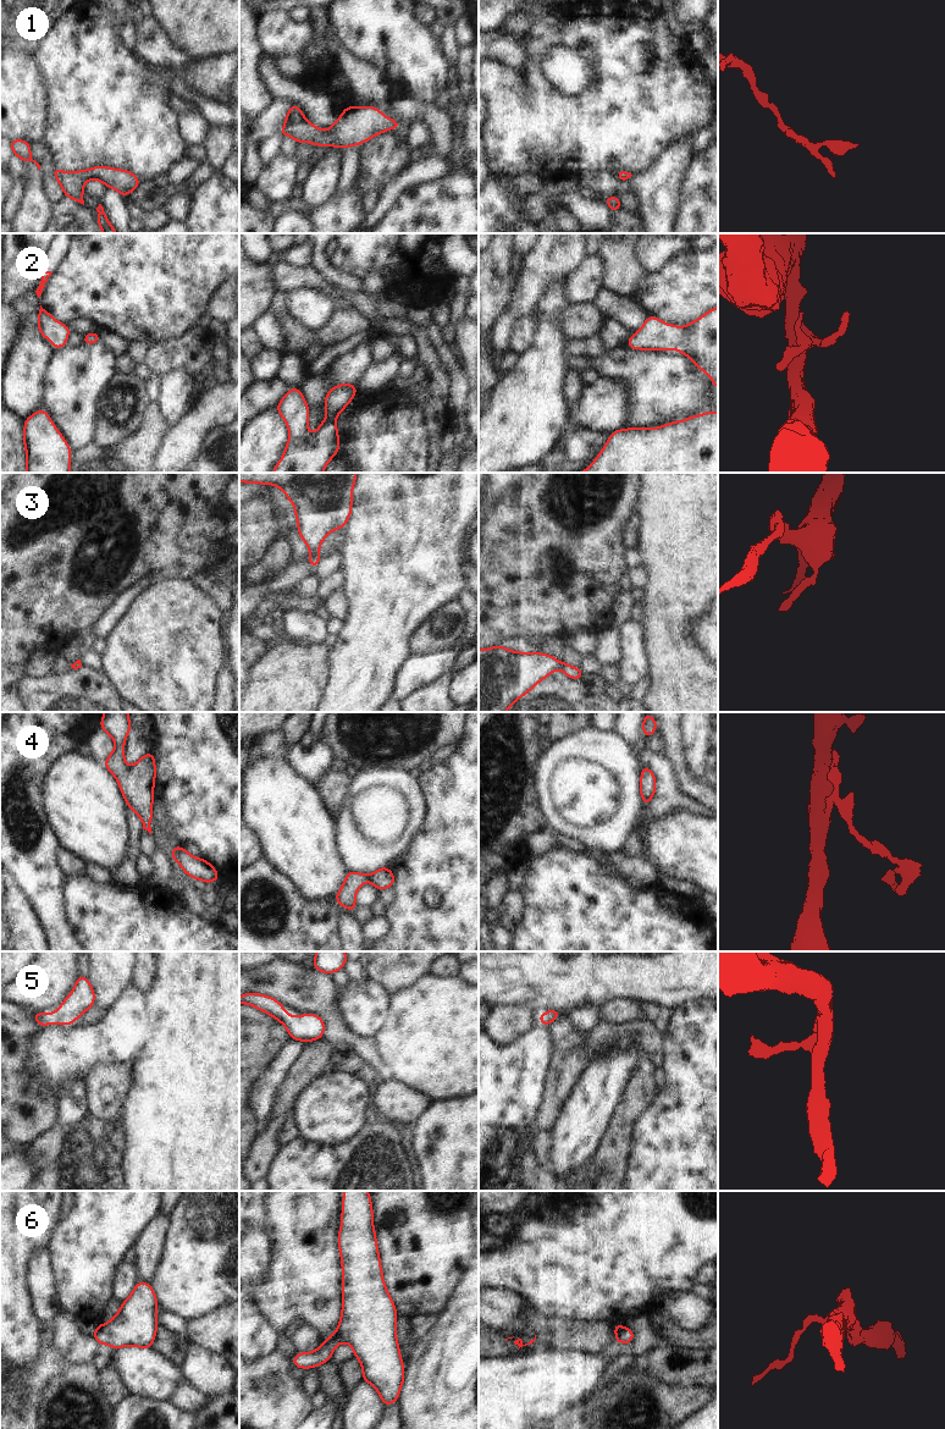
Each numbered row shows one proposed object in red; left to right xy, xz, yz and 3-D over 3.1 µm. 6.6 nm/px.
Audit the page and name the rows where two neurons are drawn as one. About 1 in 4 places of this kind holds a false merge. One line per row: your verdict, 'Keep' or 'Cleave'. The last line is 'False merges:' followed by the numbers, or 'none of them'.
1: Keep
2: Keep
3: Keep
4: Keep
5: Keep
6: Keep
False merges: none of them.

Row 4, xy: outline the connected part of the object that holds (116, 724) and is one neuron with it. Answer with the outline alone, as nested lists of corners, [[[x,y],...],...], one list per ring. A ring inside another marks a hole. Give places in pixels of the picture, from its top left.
[[[104,712],[100,728],[116,743],[114,751],[103,763],[116,777],[127,806],[134,810],[140,817],[143,829],[151,834],[149,822],[153,818],[151,805],[154,801],[155,757],[151,752],[147,752],[132,767],[126,765],[123,760],[123,741],[131,730],[131,722],[127,712]]]

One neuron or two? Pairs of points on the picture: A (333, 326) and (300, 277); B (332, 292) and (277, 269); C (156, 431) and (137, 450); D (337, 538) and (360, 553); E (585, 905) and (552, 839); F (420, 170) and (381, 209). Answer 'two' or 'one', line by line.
A: two
B: one
C: one
D: two
E: two
F: one

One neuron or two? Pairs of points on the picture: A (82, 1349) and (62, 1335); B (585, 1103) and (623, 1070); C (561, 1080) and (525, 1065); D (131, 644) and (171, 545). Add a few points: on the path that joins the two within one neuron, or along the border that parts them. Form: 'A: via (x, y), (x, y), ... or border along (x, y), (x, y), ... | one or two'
A: via (77, 1344), (67, 1338) | one
B: via (595, 1096), (613, 1077) | one
C: border along (553, 1046), (546, 1074), (546, 1094), (541, 1102) | two
D: border along (184, 579), (159, 579), (153, 581) | two

